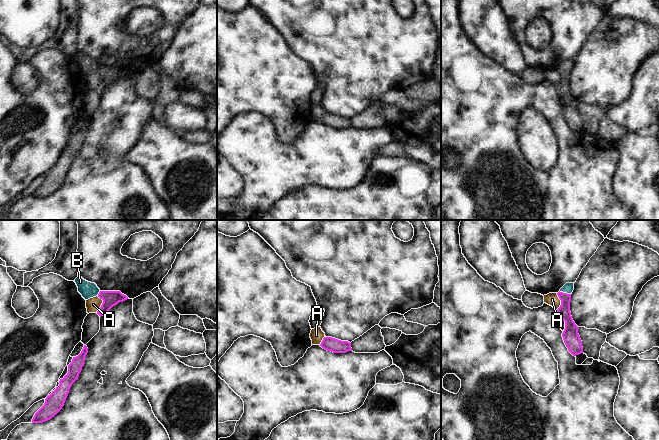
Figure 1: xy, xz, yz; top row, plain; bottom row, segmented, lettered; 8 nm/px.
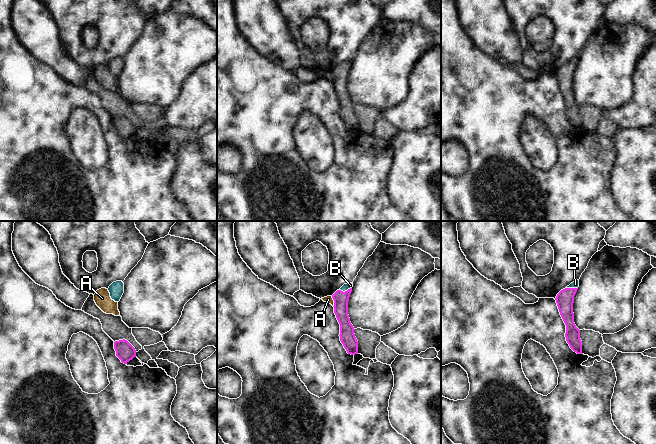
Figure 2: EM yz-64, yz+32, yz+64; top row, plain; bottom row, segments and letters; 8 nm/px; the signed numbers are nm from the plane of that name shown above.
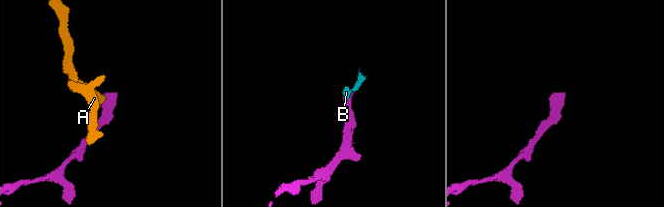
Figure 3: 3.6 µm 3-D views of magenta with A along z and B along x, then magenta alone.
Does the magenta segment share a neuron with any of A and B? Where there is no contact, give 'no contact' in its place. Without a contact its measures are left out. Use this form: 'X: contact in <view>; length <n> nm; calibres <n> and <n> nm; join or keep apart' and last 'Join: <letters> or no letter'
A: contact in xy; length 140 nm; calibres 130 and 110 nm; keep apart
B: contact in yz; length 100 nm; calibres 100 and 90 nm; join
Join: B

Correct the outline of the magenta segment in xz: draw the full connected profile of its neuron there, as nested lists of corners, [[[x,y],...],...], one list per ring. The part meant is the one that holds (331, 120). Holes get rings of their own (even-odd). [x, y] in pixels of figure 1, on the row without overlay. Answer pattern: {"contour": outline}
{"contour": [[[324,113],[320,122],[333,129],[346,129],[348,127],[352,127],[350,118],[341,117],[332,113]]]}

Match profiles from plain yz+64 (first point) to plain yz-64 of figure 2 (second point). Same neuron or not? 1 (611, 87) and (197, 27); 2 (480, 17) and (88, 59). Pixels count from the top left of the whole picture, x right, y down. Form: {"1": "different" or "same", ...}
{"1": "same", "2": "different"}

